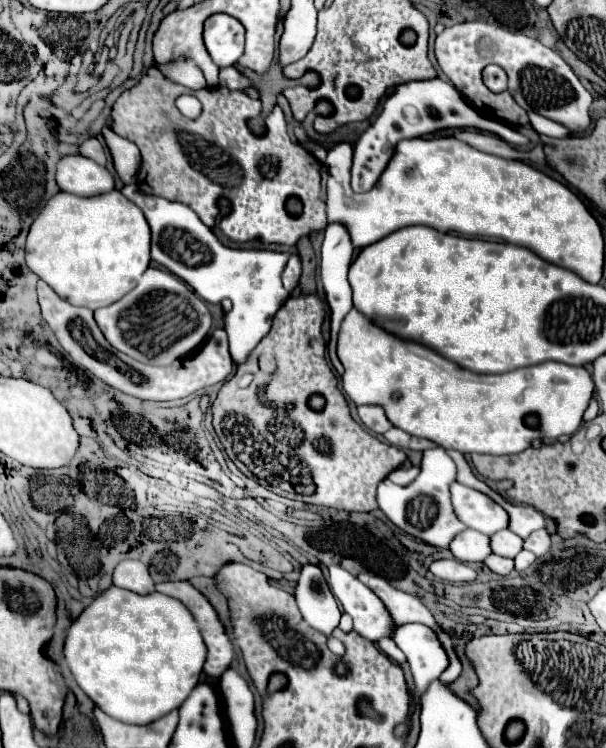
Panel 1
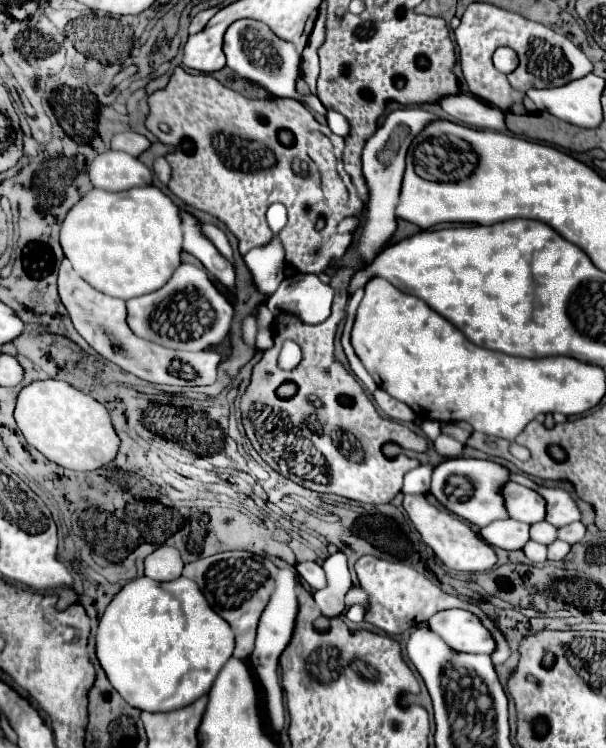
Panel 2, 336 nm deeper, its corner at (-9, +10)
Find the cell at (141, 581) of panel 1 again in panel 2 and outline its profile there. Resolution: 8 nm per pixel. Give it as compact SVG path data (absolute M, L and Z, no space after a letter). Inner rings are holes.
M162 545L158 547L154 553L150 553L144 561L144 573L146 577L154 579L154 581L174 581L176 577L182 575L182 559L178 549Z

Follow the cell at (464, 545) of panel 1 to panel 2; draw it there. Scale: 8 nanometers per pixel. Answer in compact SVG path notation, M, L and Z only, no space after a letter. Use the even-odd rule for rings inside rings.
M514 519L504 521L492 521L484 529L480 529L480 535L492 545L500 549L522 549L530 541L530 525Z

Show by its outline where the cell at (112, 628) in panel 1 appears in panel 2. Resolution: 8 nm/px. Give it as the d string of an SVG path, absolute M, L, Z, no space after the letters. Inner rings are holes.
M148 577L128 581L106 607L96 635L96 655L112 687L126 703L140 711L174 711L192 705L210 691L218 671L232 657L232 651L234 633L230 625L210 609L210 603L200 593L198 585L186 577L168 583Z

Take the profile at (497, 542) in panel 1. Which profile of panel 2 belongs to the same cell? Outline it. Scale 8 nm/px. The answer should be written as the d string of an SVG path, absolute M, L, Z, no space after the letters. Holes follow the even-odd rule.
M546 521L536 523L536 525L532 525L532 529L530 529L530 539L536 541L536 543L550 545L550 543L556 541L556 537L558 537L558 529L556 529L554 525L546 523Z

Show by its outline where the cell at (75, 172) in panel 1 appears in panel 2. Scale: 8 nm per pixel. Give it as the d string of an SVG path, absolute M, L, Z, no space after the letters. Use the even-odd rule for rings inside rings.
M124 151L100 153L88 167L88 175L92 185L104 191L126 191L130 187L146 187L154 181L152 171Z

